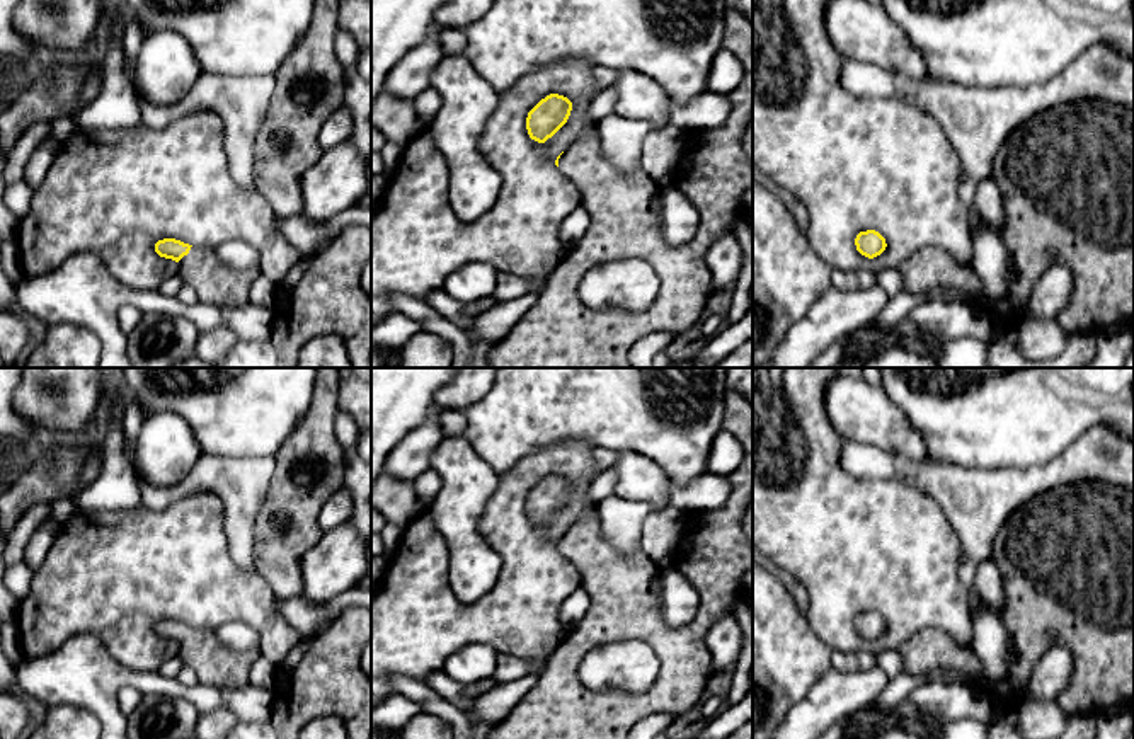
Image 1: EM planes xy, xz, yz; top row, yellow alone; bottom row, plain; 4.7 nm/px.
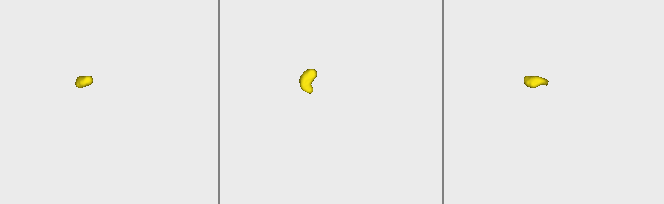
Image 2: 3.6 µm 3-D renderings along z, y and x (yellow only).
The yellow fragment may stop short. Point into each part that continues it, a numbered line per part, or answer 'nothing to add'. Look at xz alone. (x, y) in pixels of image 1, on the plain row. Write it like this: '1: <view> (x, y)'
1: xz (714, 552)

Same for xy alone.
1: xy (218, 666)

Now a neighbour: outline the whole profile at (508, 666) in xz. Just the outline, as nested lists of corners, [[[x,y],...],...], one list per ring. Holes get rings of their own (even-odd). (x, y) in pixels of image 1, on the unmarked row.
[[[499,654],[495,666],[497,679],[519,679],[526,674],[528,664],[524,659],[511,654]]]

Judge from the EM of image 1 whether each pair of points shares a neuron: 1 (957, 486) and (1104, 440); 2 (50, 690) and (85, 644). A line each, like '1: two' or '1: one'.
1: one
2: one

